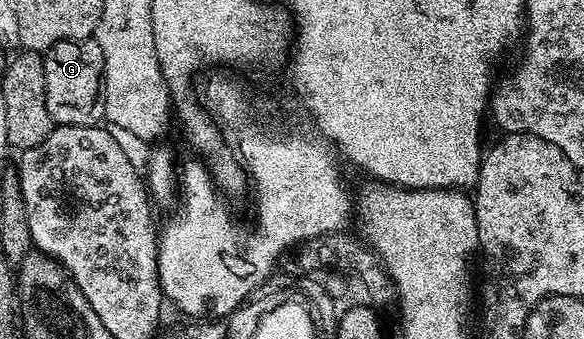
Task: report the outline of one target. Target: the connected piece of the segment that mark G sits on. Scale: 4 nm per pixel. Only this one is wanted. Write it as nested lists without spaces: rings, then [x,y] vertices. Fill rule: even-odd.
[[[90,36],[76,42],[57,42],[44,51],[45,99],[47,110],[57,126],[95,126],[104,119],[105,100],[103,83],[105,65],[103,48],[96,37]]]

